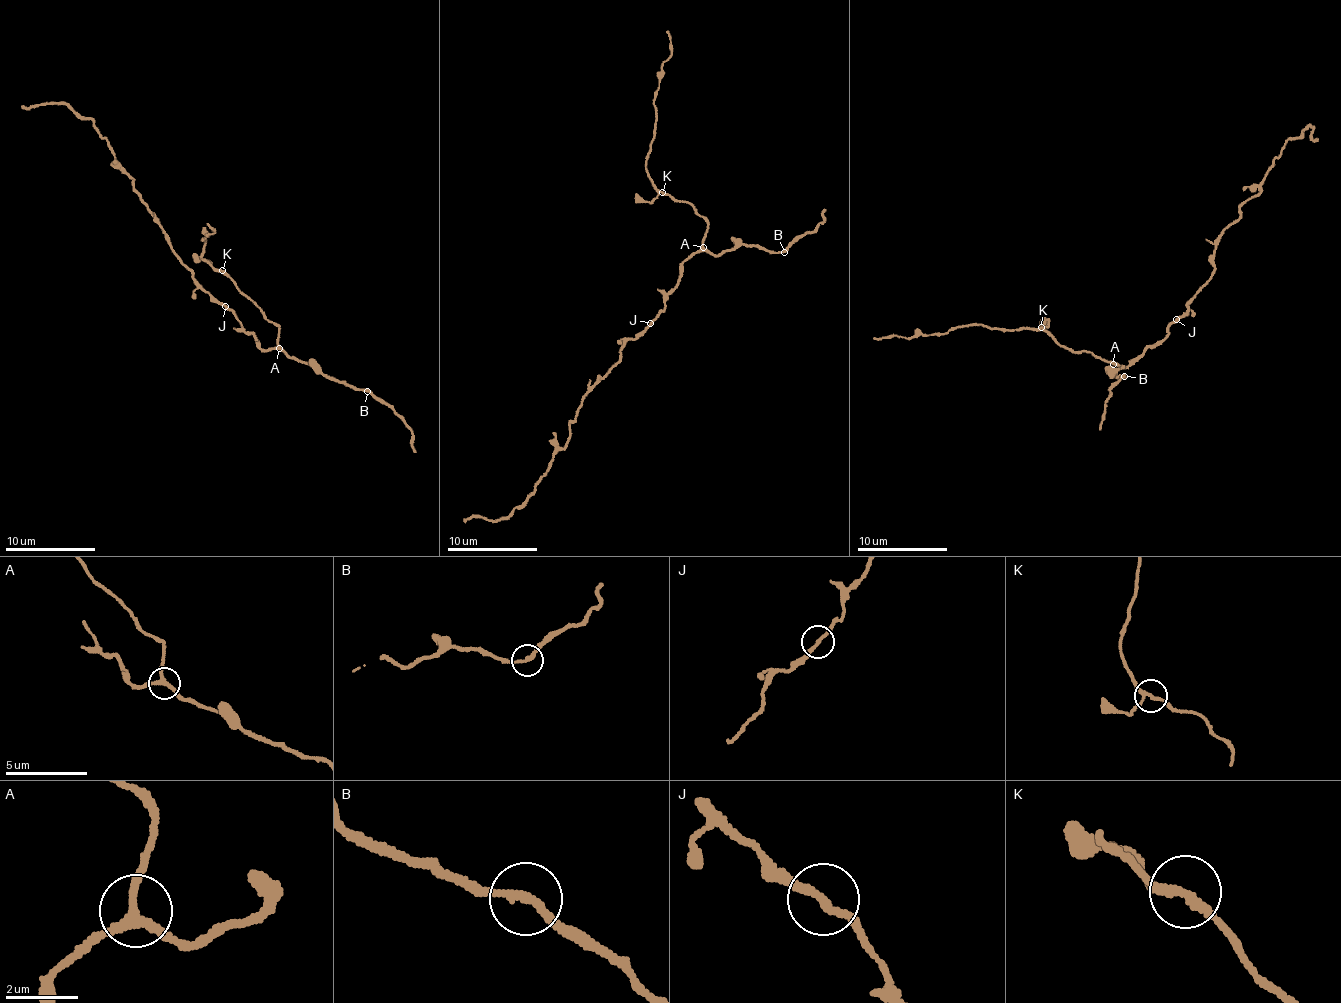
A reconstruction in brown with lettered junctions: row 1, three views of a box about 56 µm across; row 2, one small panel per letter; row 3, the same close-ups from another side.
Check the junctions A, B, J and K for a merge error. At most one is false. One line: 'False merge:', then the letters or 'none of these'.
False merge: none of these

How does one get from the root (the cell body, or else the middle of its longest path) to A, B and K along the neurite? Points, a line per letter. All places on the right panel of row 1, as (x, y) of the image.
A: (1173, 322), (1163, 340), (1145, 349), (1124, 367), (1113, 364)
B: (1173, 322), (1163, 340), (1145, 349), (1124, 367), (1117, 363), (1123, 367), (1114, 374), (1125, 375)
K: (1173, 322), (1163, 340), (1145, 349), (1124, 367), (1106, 363), (1090, 352), (1077, 353), (1065, 348), (1040, 326)

